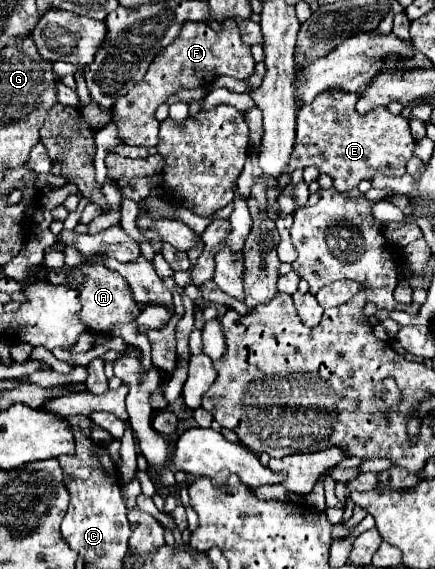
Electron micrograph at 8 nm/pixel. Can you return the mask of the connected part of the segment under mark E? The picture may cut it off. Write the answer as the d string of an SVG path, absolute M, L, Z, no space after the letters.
M324 91L314 103L308 103L308 107L298 111L296 143L286 171L312 165L320 173L330 175L338 191L358 187L362 179L372 179L378 169L392 171L392 175L406 173L406 163L414 155L416 145L408 119L392 115L386 107L360 115L354 109L359 97L359 92Z

